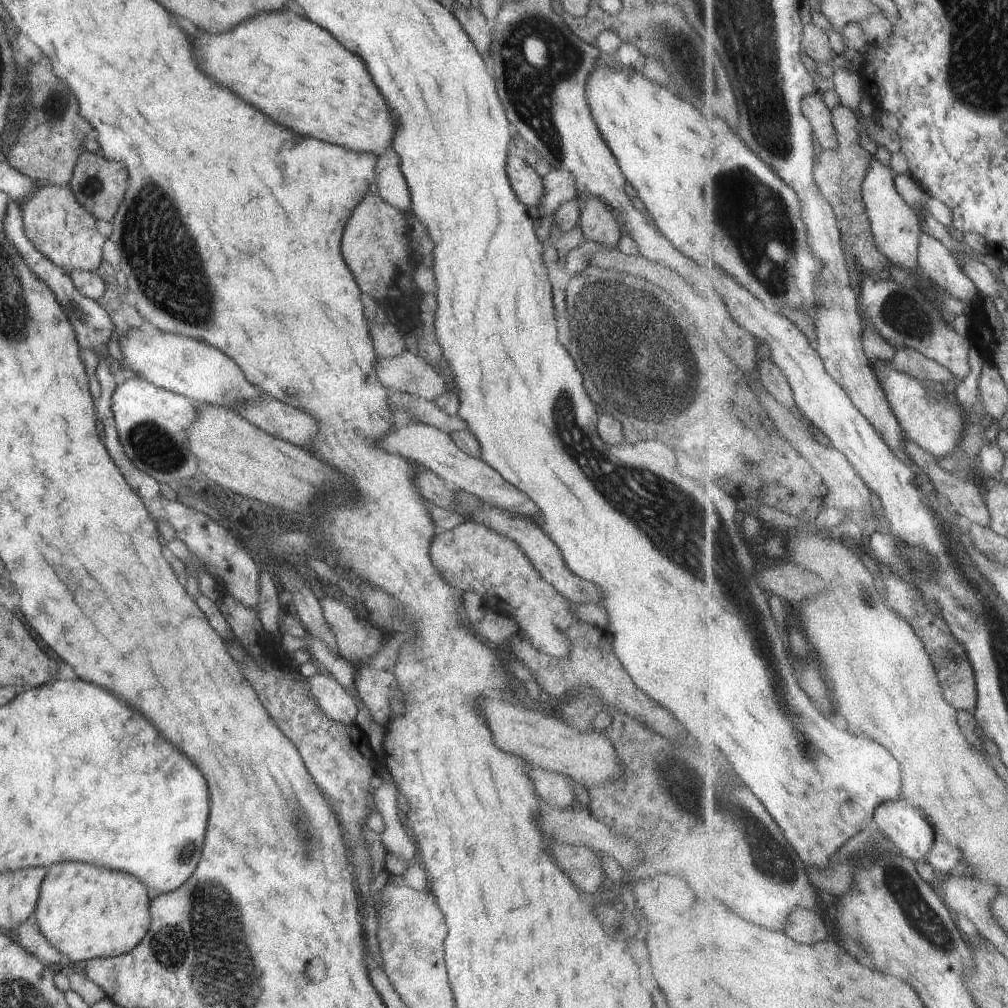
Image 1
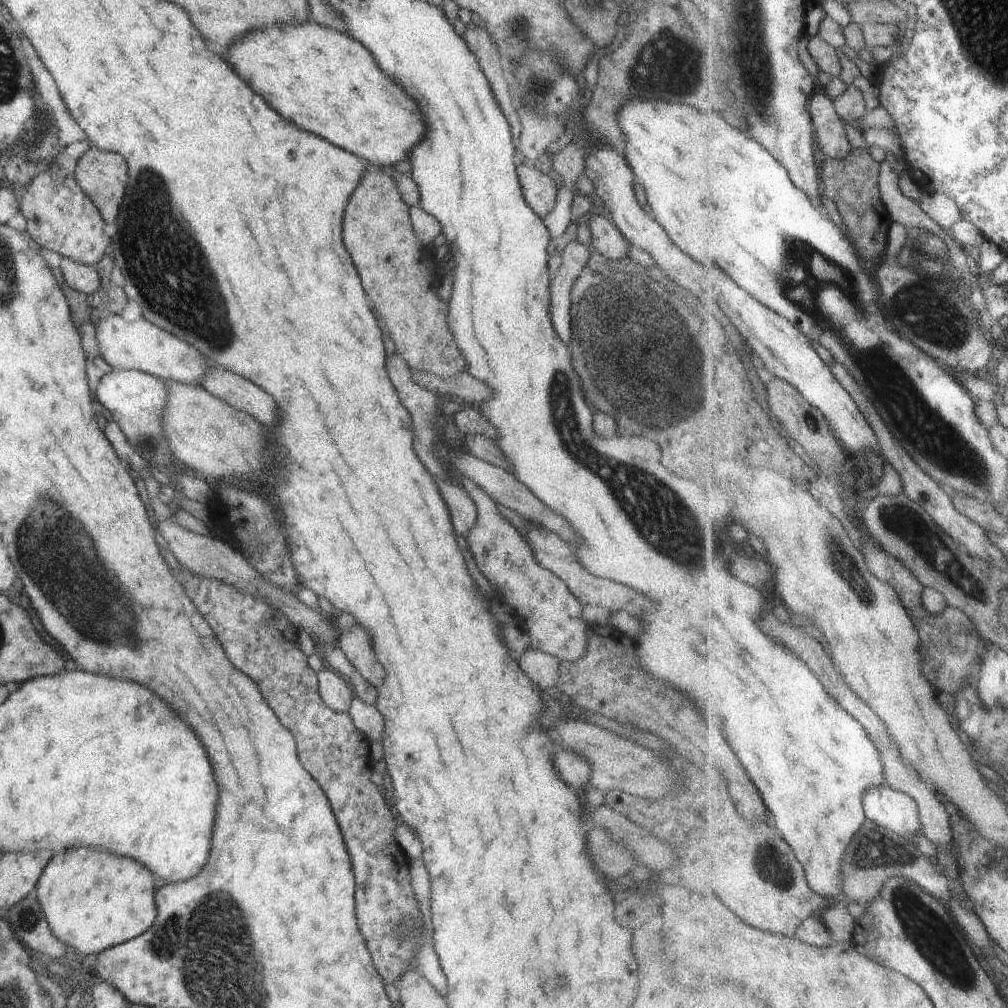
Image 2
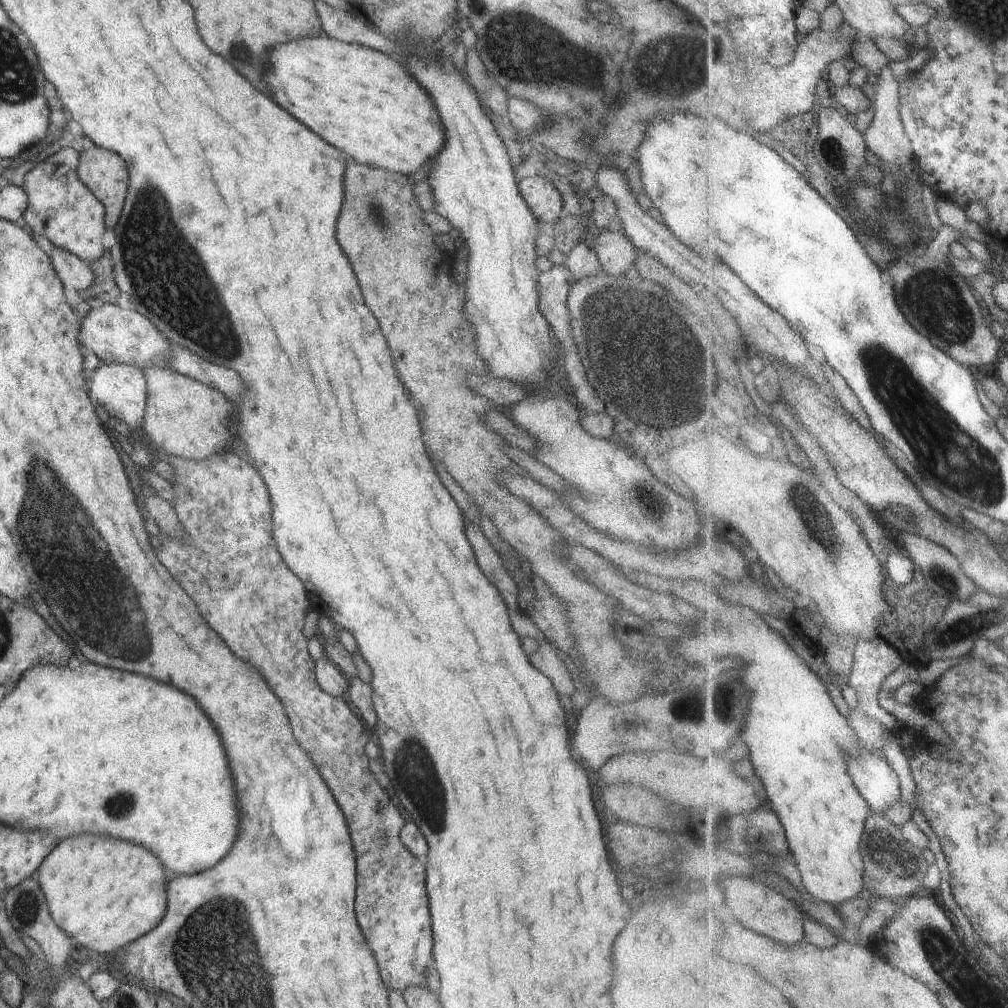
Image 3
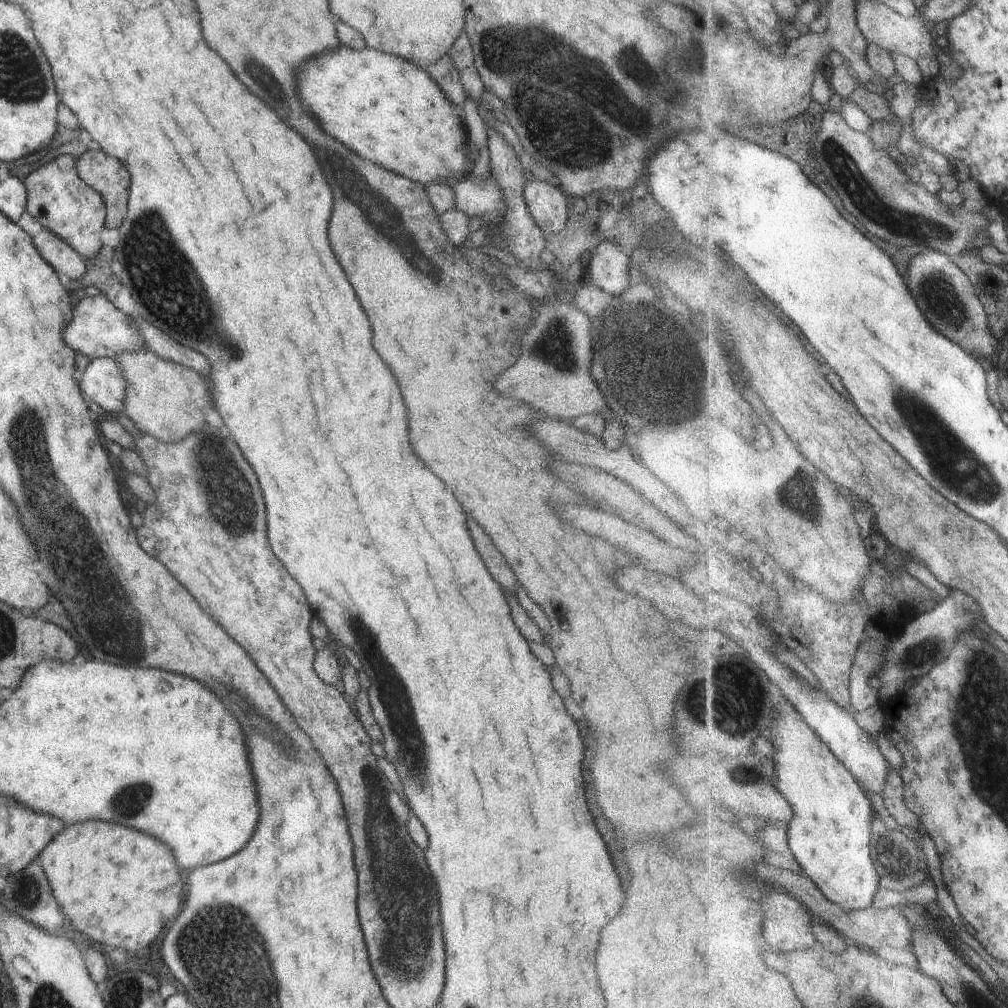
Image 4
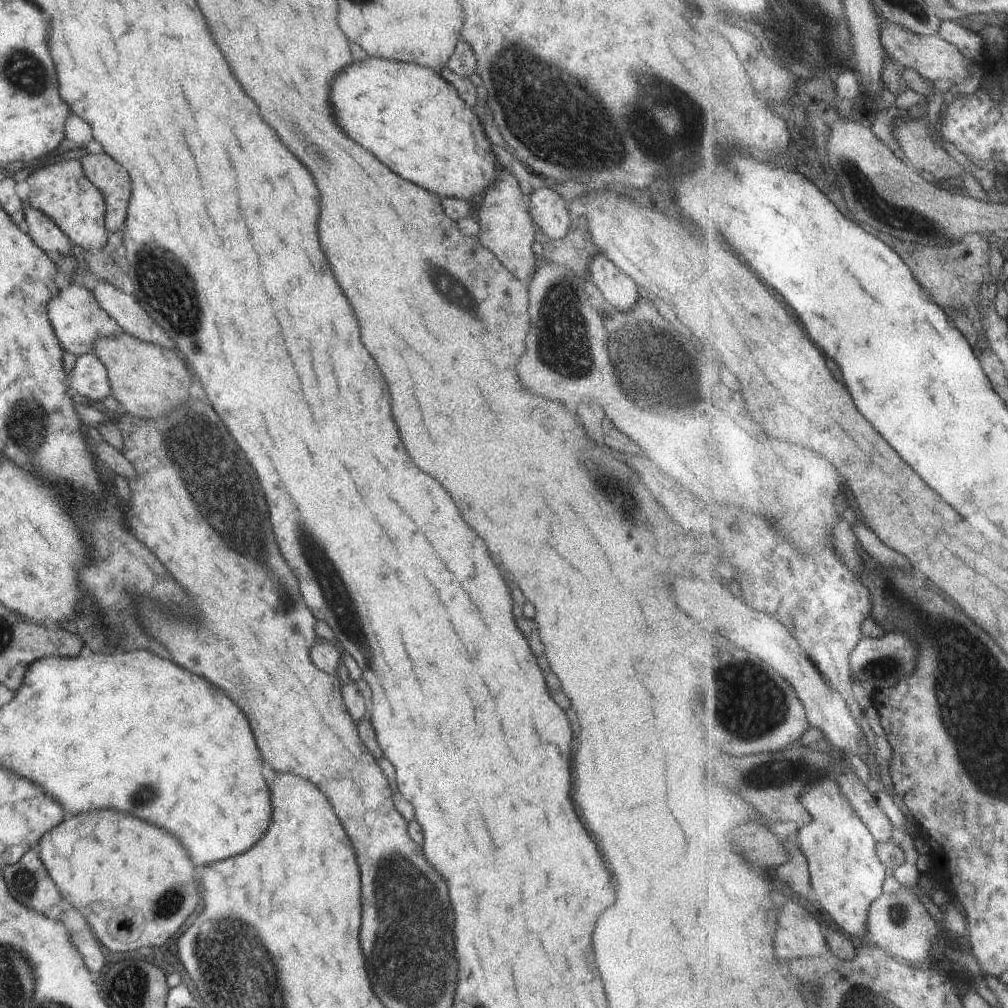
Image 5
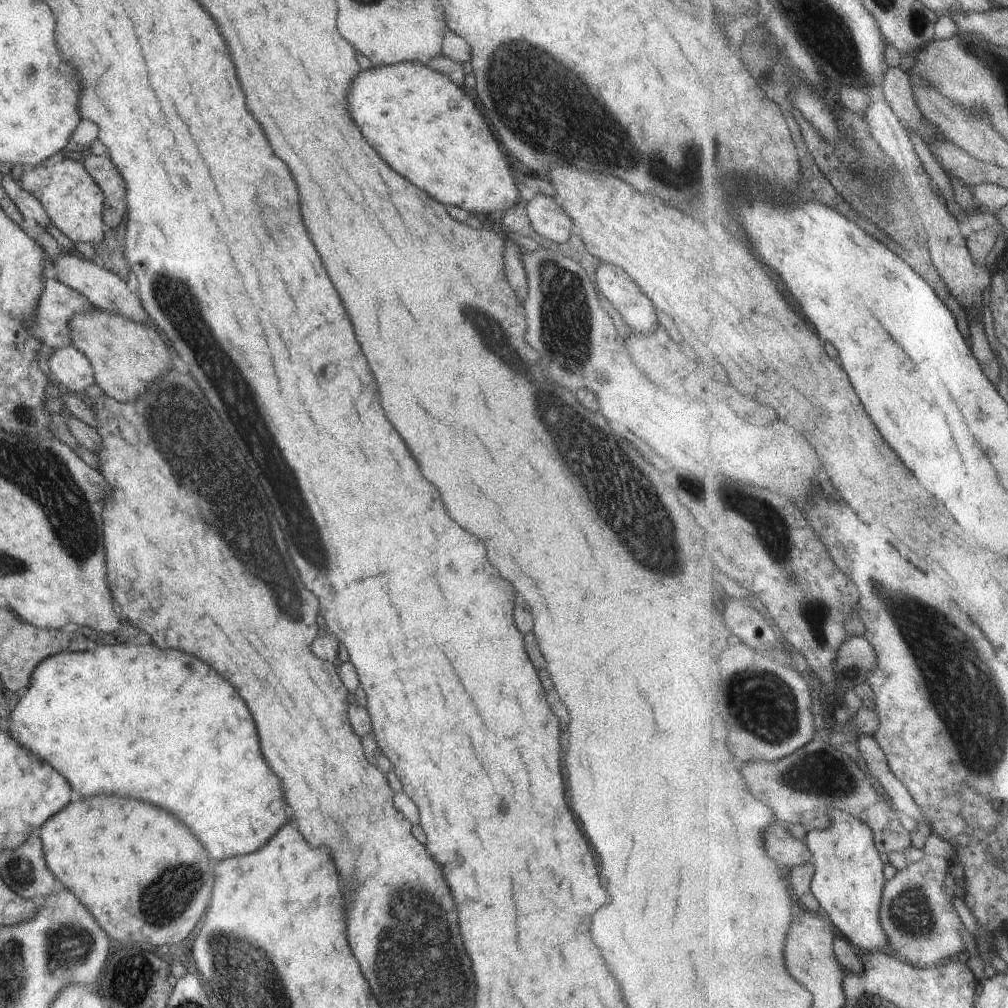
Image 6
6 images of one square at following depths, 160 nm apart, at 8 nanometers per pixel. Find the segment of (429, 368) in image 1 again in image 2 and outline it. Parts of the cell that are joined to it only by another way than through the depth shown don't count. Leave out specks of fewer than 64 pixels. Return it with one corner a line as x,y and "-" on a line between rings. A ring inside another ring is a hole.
411,372
411,376
414,382
434,392
440,398
458,396
466,402
484,402
486,398
490,398
488,386
484,386
482,382
478,382
476,378
472,378
466,372
462,372
458,376
444,378
428,376
428,374
422,374
422,372

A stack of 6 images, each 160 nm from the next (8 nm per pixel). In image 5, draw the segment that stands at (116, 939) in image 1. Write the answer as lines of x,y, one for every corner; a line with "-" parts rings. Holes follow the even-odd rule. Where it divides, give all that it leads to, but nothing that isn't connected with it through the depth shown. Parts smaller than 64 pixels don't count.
114,810
88,812
63,820
44,834
36,849
62,898
78,908
102,944
106,944
104,934
108,932
108,920
116,908
126,906
140,908
148,922
138,946
161,947
180,930
200,898
199,869
180,842
158,826

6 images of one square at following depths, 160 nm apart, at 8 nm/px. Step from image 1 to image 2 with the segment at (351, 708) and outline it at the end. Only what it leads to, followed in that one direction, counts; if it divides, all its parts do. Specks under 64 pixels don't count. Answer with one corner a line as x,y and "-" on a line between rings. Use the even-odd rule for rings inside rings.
327,665
325,669
316,674
322,700
332,710
348,713
353,697
353,691
348,682
331,665

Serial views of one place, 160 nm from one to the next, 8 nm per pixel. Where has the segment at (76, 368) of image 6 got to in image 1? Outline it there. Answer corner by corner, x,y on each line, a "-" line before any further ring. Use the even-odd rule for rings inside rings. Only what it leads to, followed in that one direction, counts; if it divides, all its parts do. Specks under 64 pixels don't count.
141,376
120,382
111,399
122,448
138,470
171,486
200,475
198,459
187,437
197,417
197,406
192,400
157,387

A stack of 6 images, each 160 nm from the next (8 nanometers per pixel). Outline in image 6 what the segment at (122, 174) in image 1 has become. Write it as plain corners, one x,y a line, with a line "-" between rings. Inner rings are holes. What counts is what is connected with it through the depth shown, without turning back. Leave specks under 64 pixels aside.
91,155
84,160
84,169
94,183
102,190
103,201
103,222
106,227
116,227
120,222
124,221
124,180
118,172
118,168
102,156

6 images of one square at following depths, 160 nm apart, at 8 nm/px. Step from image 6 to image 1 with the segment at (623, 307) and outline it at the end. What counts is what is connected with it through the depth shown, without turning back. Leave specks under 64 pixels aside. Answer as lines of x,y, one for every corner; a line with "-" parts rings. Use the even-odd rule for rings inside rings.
584,195
580,198
582,207
578,226
584,238
606,248
616,248
622,228
612,217
611,209
598,197

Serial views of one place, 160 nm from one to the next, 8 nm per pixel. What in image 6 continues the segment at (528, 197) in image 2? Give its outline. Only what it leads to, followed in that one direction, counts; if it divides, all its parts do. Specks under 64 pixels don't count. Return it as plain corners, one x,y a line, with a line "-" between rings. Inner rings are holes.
546,194
532,198
527,204
527,216
534,231
558,247
563,247
576,231
558,201

